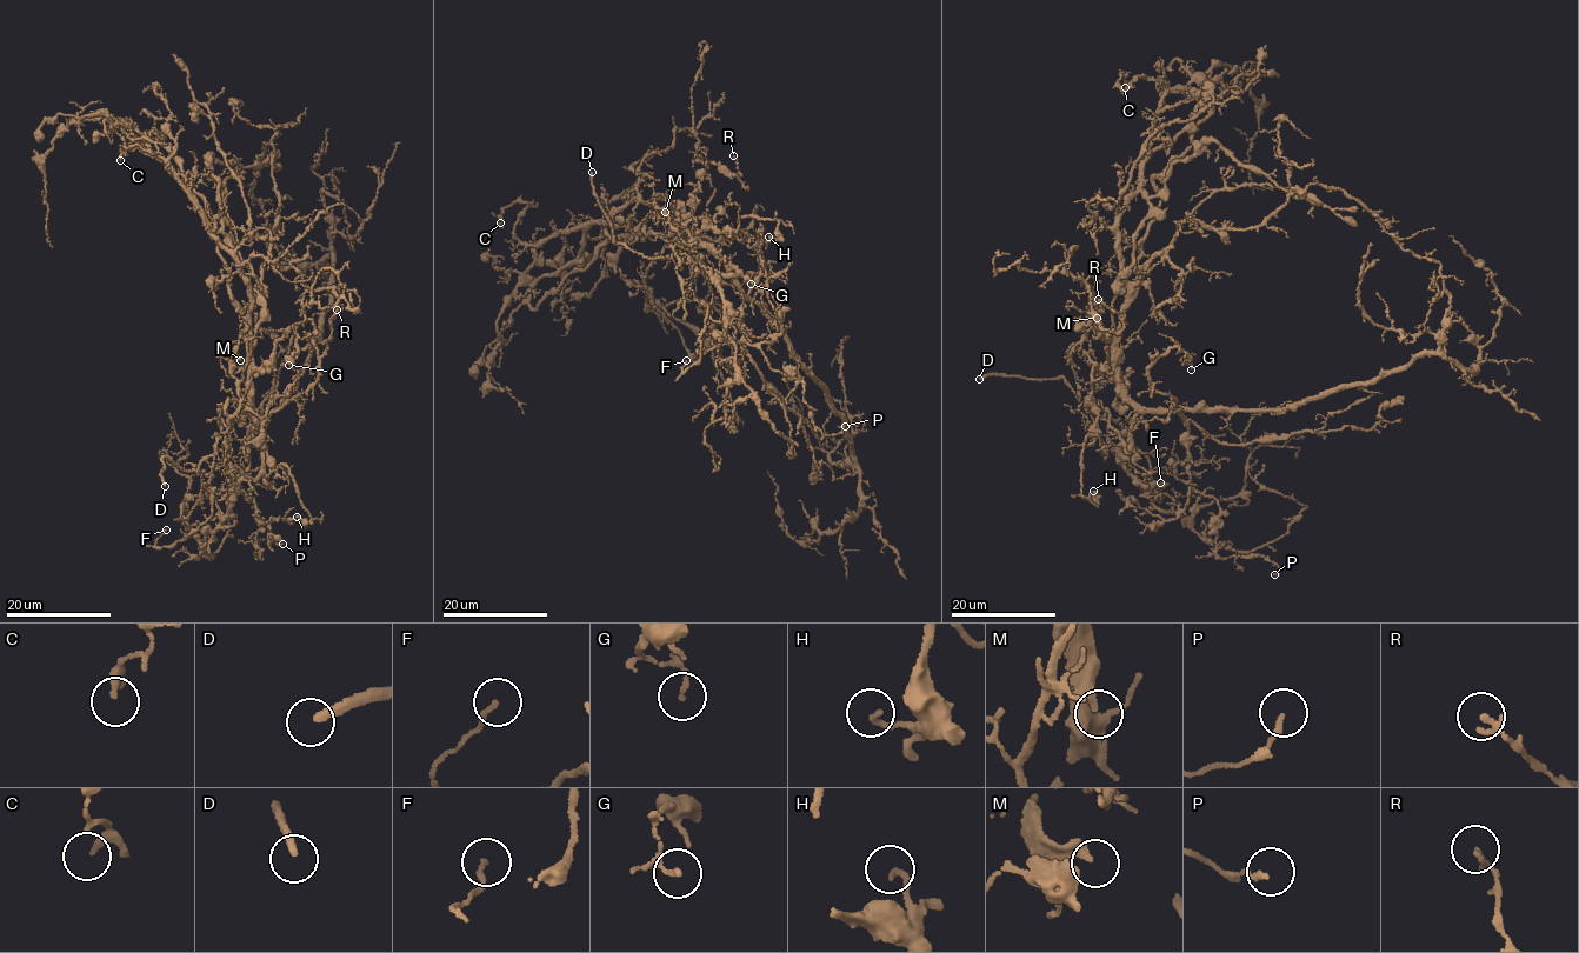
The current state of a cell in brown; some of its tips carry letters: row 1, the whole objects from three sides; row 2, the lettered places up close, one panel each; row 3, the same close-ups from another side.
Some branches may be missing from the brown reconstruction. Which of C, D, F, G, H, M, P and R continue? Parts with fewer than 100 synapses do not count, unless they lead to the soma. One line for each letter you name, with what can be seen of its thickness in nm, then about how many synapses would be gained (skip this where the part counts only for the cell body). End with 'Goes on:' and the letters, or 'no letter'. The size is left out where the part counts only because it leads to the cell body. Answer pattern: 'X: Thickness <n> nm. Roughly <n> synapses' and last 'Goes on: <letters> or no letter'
D: Thickness 240 nm
Goes on: D

